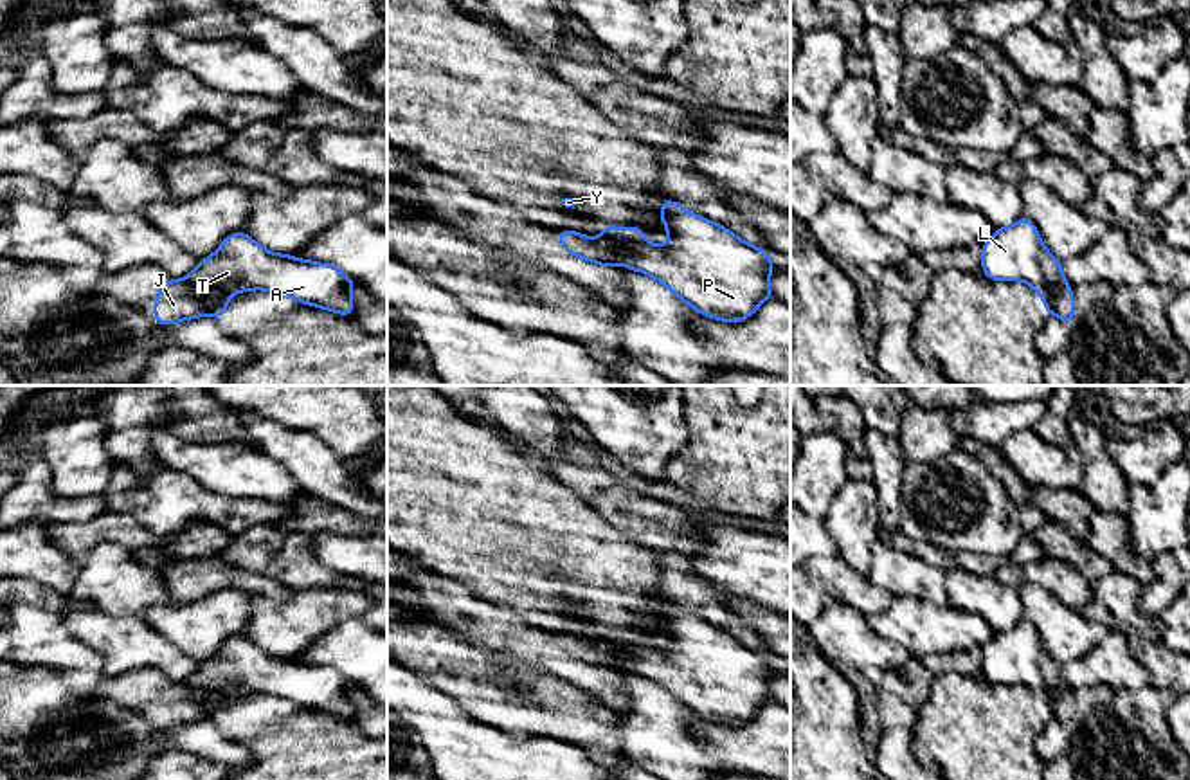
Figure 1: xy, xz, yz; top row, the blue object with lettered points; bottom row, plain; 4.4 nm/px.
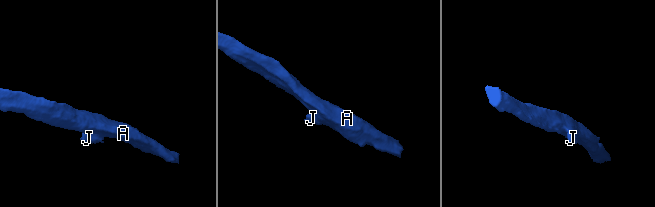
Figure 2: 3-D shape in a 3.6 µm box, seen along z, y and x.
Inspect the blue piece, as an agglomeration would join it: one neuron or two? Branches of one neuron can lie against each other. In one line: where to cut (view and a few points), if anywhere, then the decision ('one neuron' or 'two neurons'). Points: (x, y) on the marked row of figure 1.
cut xy (186, 278), (211, 289), (225, 301); two neurons

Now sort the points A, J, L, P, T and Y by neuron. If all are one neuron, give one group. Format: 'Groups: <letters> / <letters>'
Groups: A L P T Y / J

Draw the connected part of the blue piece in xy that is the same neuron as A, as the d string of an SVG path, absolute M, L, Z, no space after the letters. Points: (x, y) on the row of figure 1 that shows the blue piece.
M245 232L227 236L185 279L225 301L238 292L268 290L349 317L349 290L358 286L333 265L270 252Z

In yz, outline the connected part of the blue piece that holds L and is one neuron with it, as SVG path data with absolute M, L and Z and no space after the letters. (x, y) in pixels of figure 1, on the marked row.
M1024 216L1008 227L996 229L981 249L981 274L992 281L1024 281L1041 297L1068 285L1060 261L1041 241L1035 223Z

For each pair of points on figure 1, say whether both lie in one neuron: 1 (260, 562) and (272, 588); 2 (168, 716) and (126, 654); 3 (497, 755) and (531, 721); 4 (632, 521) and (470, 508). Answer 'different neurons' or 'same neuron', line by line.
1: different neurons
2: different neurons
3: different neurons
4: different neurons

